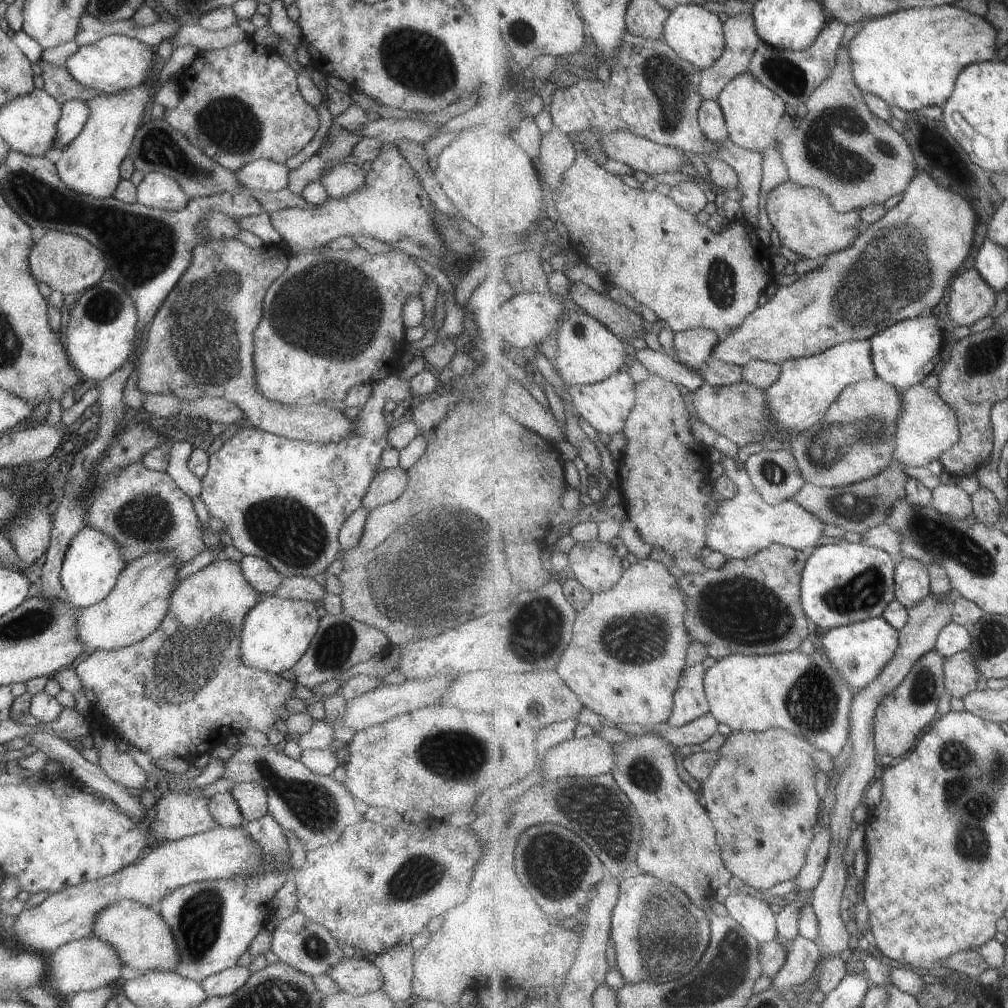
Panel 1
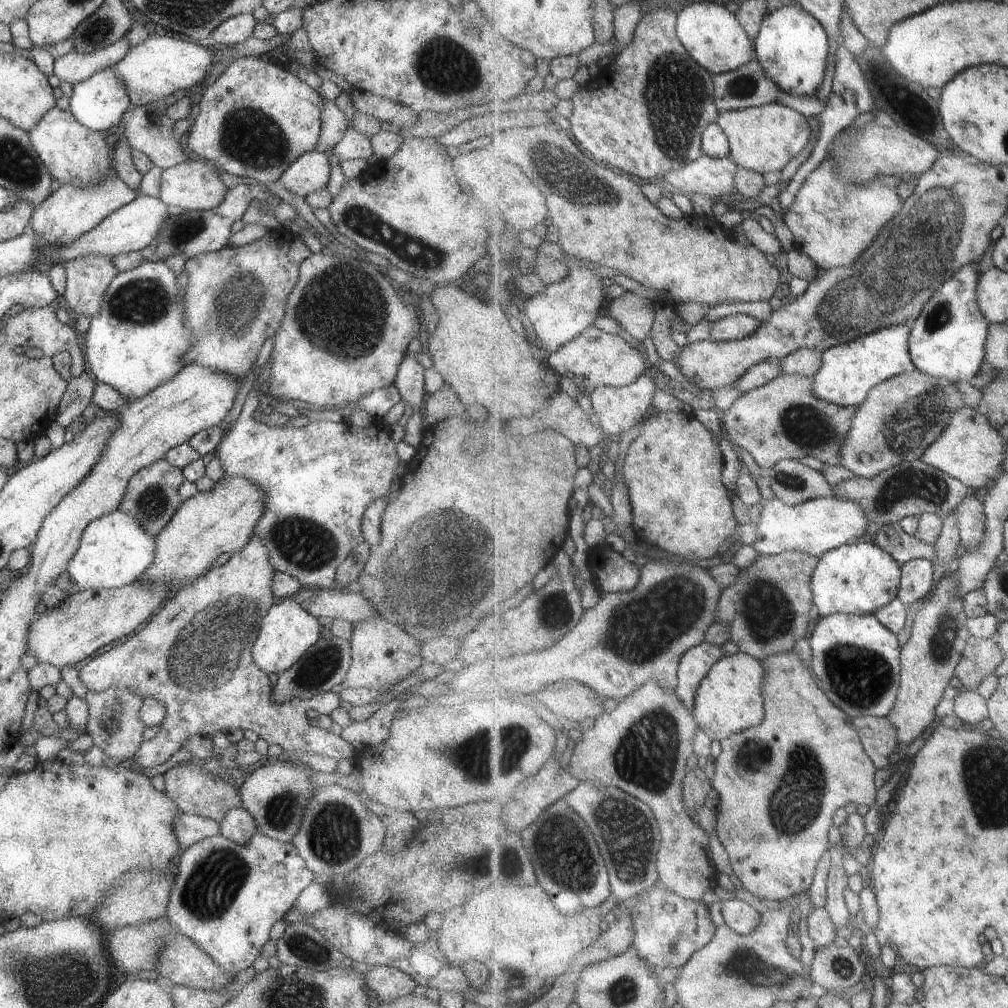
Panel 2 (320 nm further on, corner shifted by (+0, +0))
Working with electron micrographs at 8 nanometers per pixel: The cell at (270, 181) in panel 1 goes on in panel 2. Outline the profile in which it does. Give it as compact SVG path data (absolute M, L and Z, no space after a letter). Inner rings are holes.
M305 152L295 158L277 178L277 184L290 193L305 197L326 188L329 178L329 158L323 152Z

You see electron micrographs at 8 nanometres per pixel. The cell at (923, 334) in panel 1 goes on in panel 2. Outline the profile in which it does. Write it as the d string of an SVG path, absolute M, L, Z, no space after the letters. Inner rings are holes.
M977 263L961 268L925 306L923 313L909 334L909 354L917 370L933 378L947 378L953 383L971 382L985 362L985 344L989 336L989 322L980 310L977 300L979 288Z

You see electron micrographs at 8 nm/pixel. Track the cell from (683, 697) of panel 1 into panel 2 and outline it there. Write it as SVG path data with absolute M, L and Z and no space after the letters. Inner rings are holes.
M706 641L694 647L684 655L680 661L678 671L678 686L676 689L679 698L685 702L689 710L695 710L695 702L699 686L708 677L709 672L717 662L725 657L723 650Z

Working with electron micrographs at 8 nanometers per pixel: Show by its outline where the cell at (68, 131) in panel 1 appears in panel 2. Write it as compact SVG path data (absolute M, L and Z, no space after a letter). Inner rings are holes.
M107 66L103 70L97 70L89 78L72 85L71 97L67 100L67 110L71 116L85 128L93 131L103 131L106 134L116 128L121 119L121 114L130 107L123 82L119 80L117 72Z

